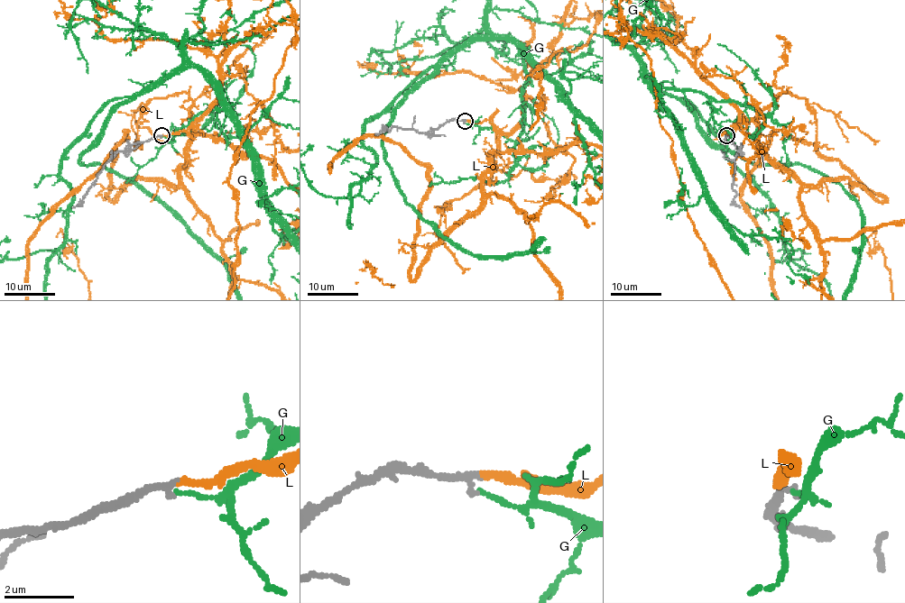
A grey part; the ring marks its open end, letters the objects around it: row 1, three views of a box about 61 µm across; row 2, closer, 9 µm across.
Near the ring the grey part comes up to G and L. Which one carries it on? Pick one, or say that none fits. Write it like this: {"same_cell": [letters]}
{"same_cell": ["L"]}

